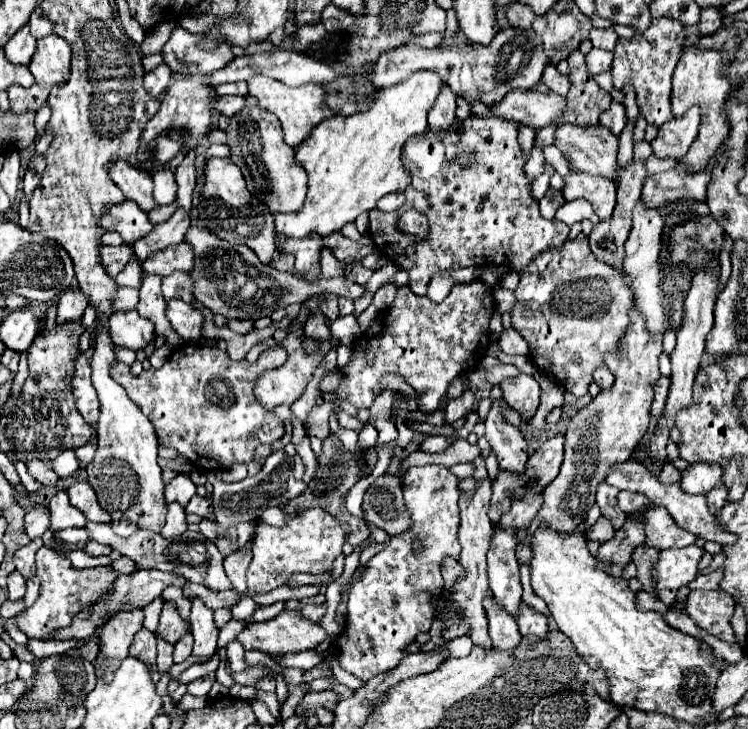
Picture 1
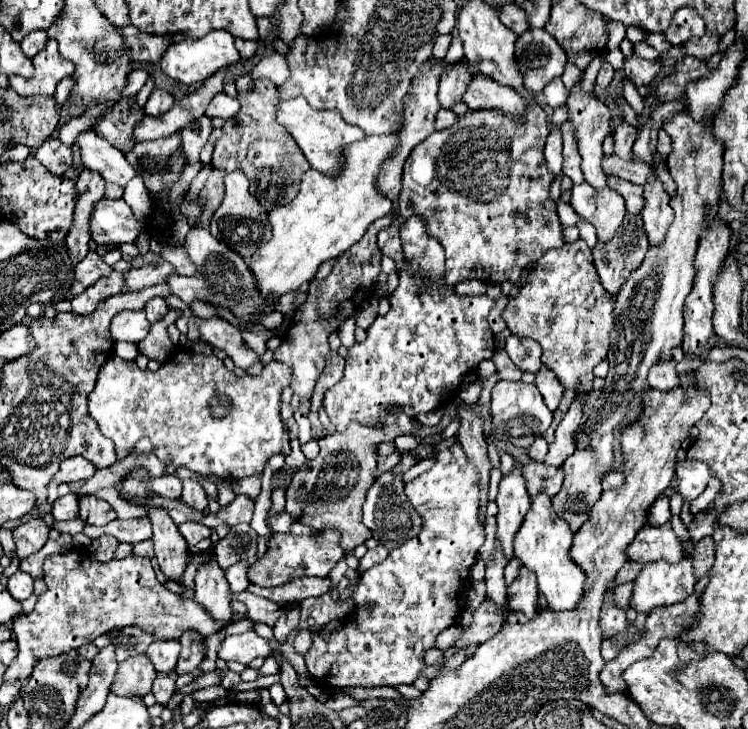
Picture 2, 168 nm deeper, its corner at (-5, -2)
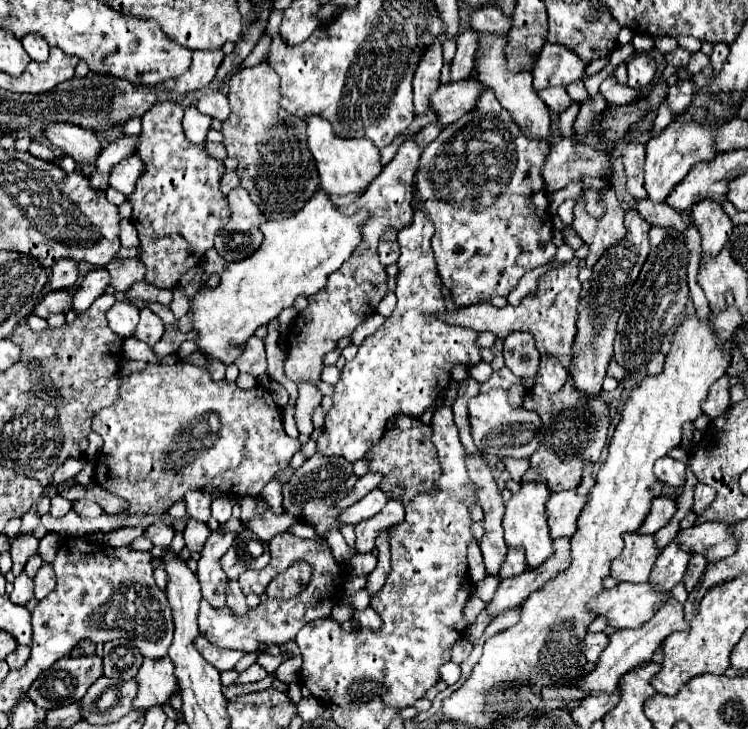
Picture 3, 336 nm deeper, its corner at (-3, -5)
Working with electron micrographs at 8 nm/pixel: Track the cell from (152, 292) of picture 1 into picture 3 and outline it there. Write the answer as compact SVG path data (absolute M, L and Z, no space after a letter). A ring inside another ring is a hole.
M143 308L143 310L141 310L139 324L137 324L135 332L133 332L133 338L143 340L145 344L153 346L153 344L157 344L157 342L161 340L163 330L165 330L163 320L161 320L159 316L155 316L155 314L153 314L149 308Z

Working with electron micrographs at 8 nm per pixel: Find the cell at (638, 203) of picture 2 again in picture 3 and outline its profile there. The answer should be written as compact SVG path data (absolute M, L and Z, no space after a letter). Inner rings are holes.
M649 198L637 200L635 210L651 224L651 226L665 226L665 228L675 228L679 232L685 232L689 226L693 226L691 216L681 216L673 208L669 208L665 202L651 202Z

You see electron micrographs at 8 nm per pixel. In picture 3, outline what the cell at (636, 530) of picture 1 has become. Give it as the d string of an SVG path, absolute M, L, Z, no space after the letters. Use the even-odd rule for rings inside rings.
M599 632L599 634L587 634L585 636L585 658L589 662L597 662L597 658L603 652L603 648L605 648L607 642L609 642L609 638L603 632Z

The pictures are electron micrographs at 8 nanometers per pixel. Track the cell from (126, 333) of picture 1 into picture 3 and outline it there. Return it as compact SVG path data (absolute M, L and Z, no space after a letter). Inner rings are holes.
M115 302L107 312L109 328L117 332L121 338L127 338L133 334L137 320L139 320L139 308L129 302Z

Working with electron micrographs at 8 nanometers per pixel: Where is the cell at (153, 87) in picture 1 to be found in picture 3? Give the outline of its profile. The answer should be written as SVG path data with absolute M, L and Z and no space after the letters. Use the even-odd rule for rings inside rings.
M161 102L157 104L157 108L151 108L141 118L143 130L137 138L135 154L143 160L143 172L137 180L135 192L127 198L133 206L131 220L139 234L139 246L137 246L139 258L147 268L145 282L163 290L175 288L185 272L189 272L193 266L199 266L203 262L205 252L213 248L215 236L225 228L231 216L227 200L219 188L219 182L225 174L225 164L207 154L205 142L193 144L185 138L181 128L181 118L183 118L183 108L175 102Z

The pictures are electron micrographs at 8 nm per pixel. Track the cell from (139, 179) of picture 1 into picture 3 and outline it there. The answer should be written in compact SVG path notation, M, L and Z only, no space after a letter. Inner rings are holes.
M47 122L43 126L43 136L49 140L49 144L53 144L55 148L61 148L63 154L69 154L77 164L93 164L97 160L97 156L101 154L101 144L97 140L97 136L89 130L83 130L75 124L63 124L63 122Z

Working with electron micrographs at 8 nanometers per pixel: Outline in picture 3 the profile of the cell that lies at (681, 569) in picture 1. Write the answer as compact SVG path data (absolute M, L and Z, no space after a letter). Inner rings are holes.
M617 584L611 590L599 592L589 604L589 612L603 616L611 628L639 628L653 616L659 602L669 598L669 592L659 592L651 584Z

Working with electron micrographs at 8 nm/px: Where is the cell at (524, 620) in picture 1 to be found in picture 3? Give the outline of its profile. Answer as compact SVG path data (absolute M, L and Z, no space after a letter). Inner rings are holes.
M507 548L507 556L505 556L505 562L501 566L501 572L499 576L505 578L505 576L515 576L519 572L525 572L527 570L527 560L525 560L525 552L523 548L515 550L515 548Z

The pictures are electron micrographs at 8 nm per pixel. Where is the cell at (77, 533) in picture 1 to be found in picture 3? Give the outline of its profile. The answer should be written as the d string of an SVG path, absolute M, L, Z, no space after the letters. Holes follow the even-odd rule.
M49 532L41 538L37 554L43 558L43 562L53 562L55 560L55 552L57 552L61 540L63 540L63 536L57 534L57 532Z

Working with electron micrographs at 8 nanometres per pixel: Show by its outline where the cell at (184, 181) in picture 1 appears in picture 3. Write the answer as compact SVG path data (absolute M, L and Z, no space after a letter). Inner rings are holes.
M189 106L185 108L185 118L183 118L183 130L185 130L185 136L191 140L191 142L197 142L201 144L207 136L211 128L211 118L201 114L195 106Z

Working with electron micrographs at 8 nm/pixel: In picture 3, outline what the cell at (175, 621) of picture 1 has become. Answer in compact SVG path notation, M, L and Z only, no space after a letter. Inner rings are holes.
M143 660L143 666L139 668L137 676L137 698L133 700L133 710L149 710L153 706L163 706L175 686L175 674L171 660Z

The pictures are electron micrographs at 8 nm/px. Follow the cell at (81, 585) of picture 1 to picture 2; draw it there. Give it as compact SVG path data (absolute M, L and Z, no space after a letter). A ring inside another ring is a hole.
M75 549L69 553L53 553L45 559L43 579L47 591L39 595L35 609L13 621L13 635L19 643L19 653L7 667L5 681L27 679L37 659L79 649L81 645L91 643L97 635L115 627L137 625L155 633L157 639L169 639L171 629L181 635L195 629L197 633L211 637L223 627L215 625L215 621L211 621L211 617L203 613L203 607L195 605L193 599L187 601L159 583L147 557L129 555L125 559L111 559L109 563L93 563L87 553Z

